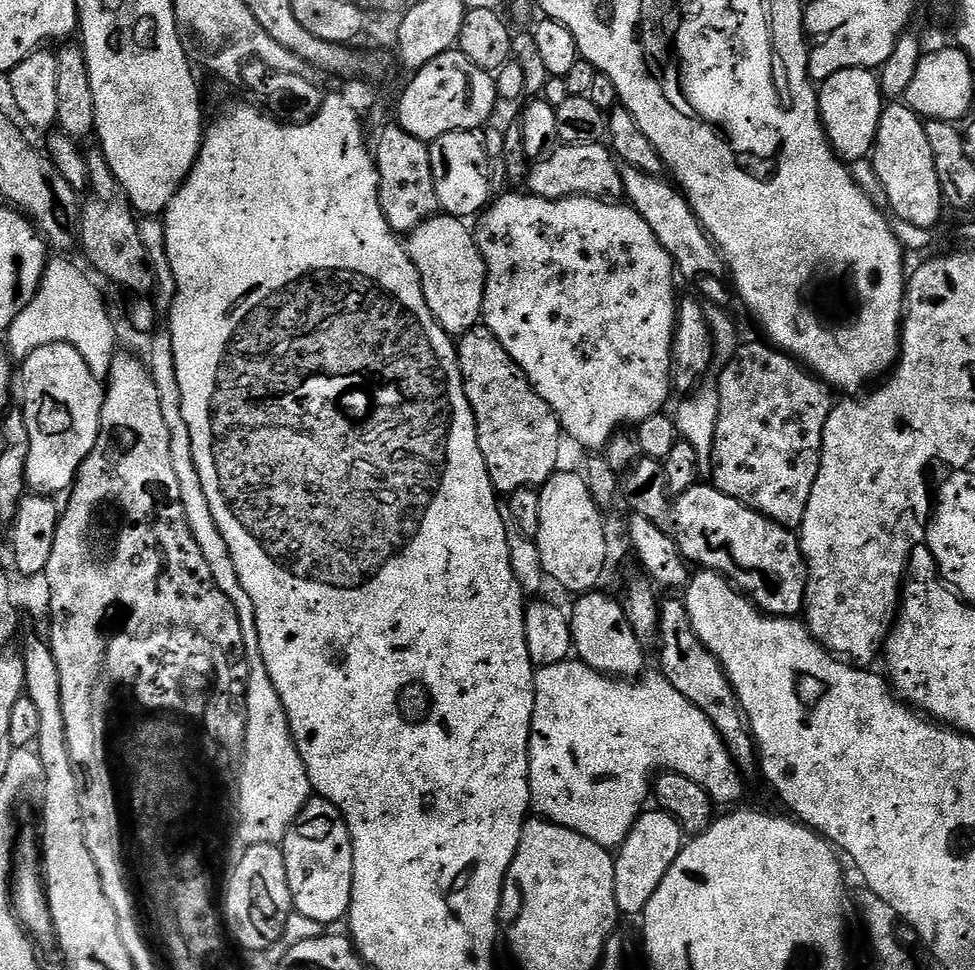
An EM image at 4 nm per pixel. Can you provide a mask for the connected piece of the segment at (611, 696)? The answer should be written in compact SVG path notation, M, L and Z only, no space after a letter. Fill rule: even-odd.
M576 658L537 671L532 733L528 743L528 781L532 808L537 817L572 828L590 838L590 842L616 850L645 811L644 803L650 800L654 777L661 772L677 772L690 778L690 782L698 782L716 806L732 804L743 798L741 769L726 750L714 722L710 722L694 702L686 702L665 676L648 675L629 682L595 672L589 664L582 664Z

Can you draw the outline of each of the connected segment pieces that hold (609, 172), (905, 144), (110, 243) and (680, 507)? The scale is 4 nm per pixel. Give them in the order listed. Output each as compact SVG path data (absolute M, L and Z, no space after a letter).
M601 142L590 146L561 144L542 160L528 169L526 188L531 195L561 200L567 196L598 196L620 198L624 196L624 183L620 177L618 161L609 145Z
M904 102L889 103L880 119L870 163L884 187L884 196L892 207L891 215L896 220L905 220L914 226L932 230L939 222L940 215L946 212L946 201L938 182L930 142L926 142L924 125L922 117Z
M99 150L89 151L88 158L88 182L90 191L83 201L80 210L80 223L78 225L79 235L82 237L82 248L88 255L88 260L109 280L128 292L133 292L136 298L148 298L153 295L156 288L155 272L149 265L147 248L139 236L139 223L137 213L131 204L128 203L128 196L122 190L118 178L114 178L114 170L110 170L110 162L106 162L104 153Z
M641 458L622 476L622 496L628 499L629 506L633 508L631 511L642 518L650 518L650 522L665 529L689 565L724 576L733 588L743 592L767 615L796 618L803 613L808 567L802 554L799 535L793 529L785 528L783 524L766 518L750 506L722 494L711 483L698 482L690 490L679 493L673 499L676 500L673 504L668 501L670 493L667 487L664 465L658 460Z

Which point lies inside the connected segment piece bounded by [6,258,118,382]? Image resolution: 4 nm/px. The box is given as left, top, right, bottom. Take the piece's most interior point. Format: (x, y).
(67, 309)

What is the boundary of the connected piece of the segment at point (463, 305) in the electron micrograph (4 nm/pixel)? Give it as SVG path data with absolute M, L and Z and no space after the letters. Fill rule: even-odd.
M437 214L419 224L406 240L408 257L414 262L420 275L426 306L430 306L430 314L434 314L434 318L440 323L440 329L453 338L463 336L481 323L484 315L484 291L488 281L488 271L476 245L473 229L464 224L467 223L459 216Z

